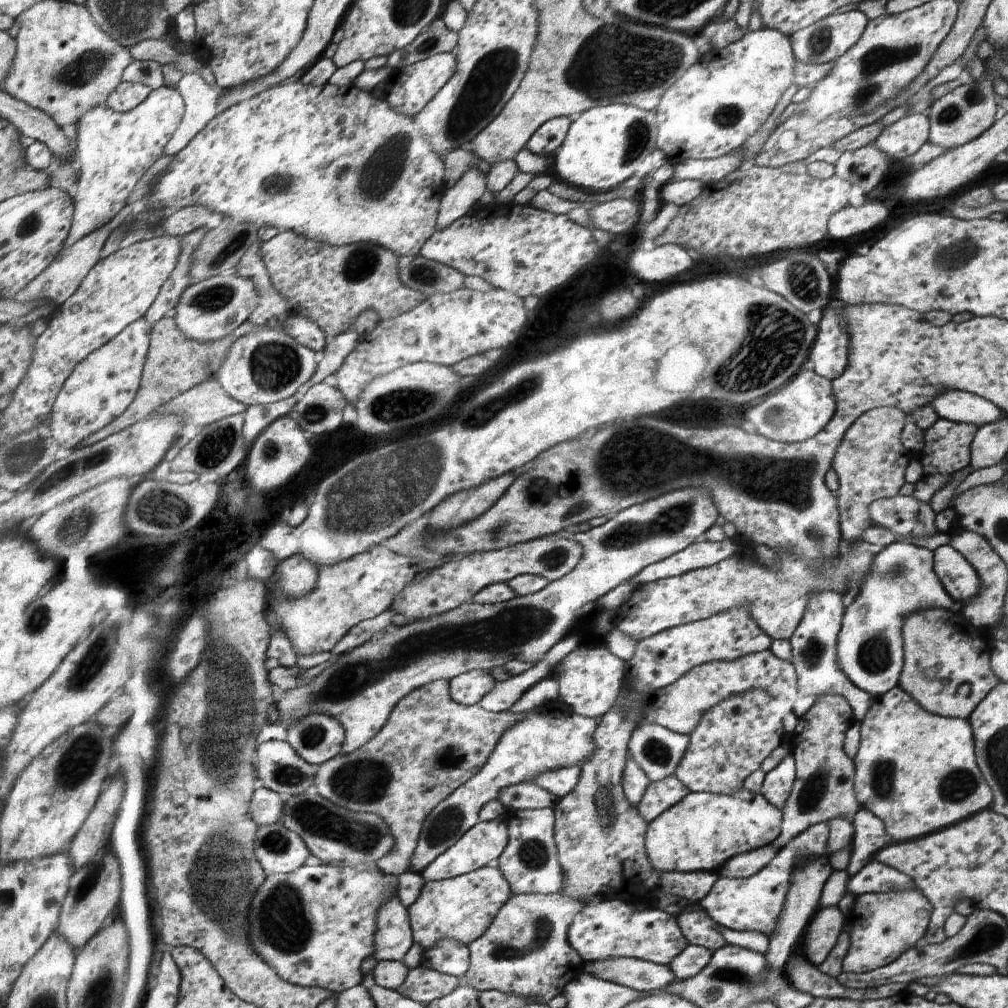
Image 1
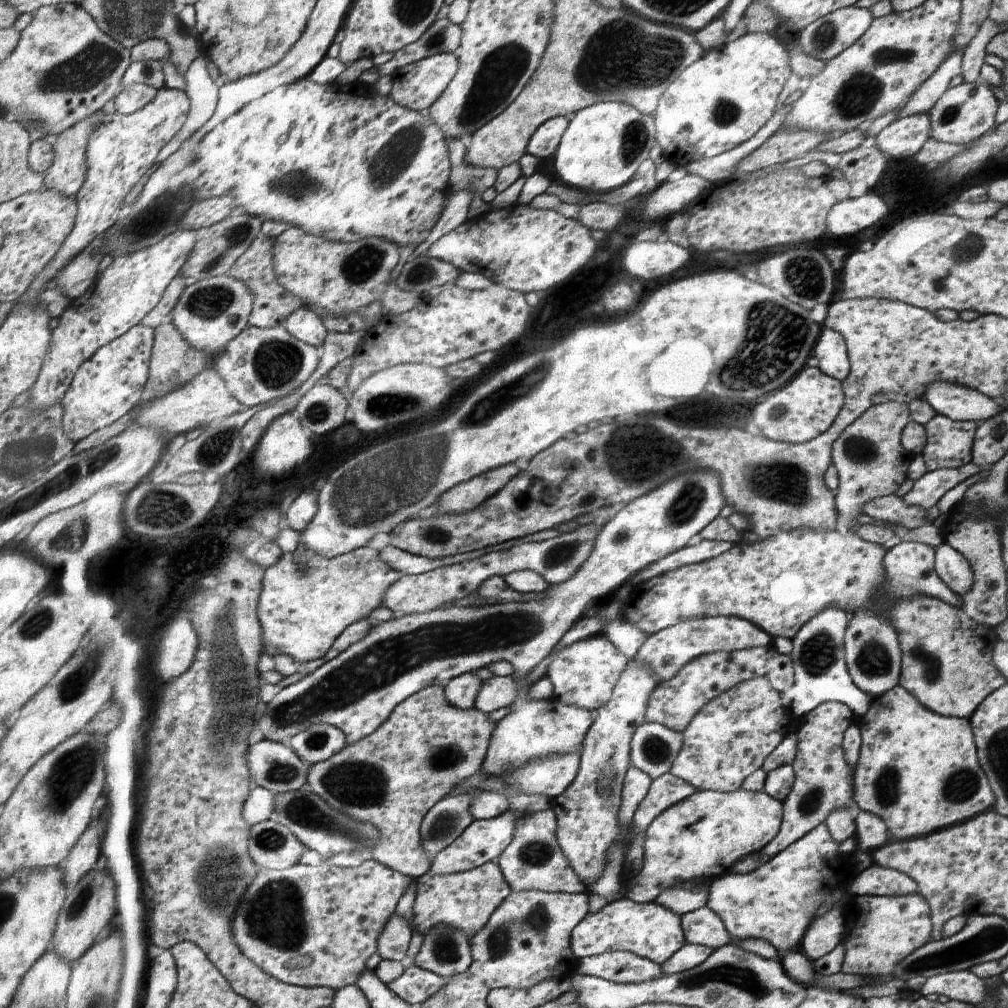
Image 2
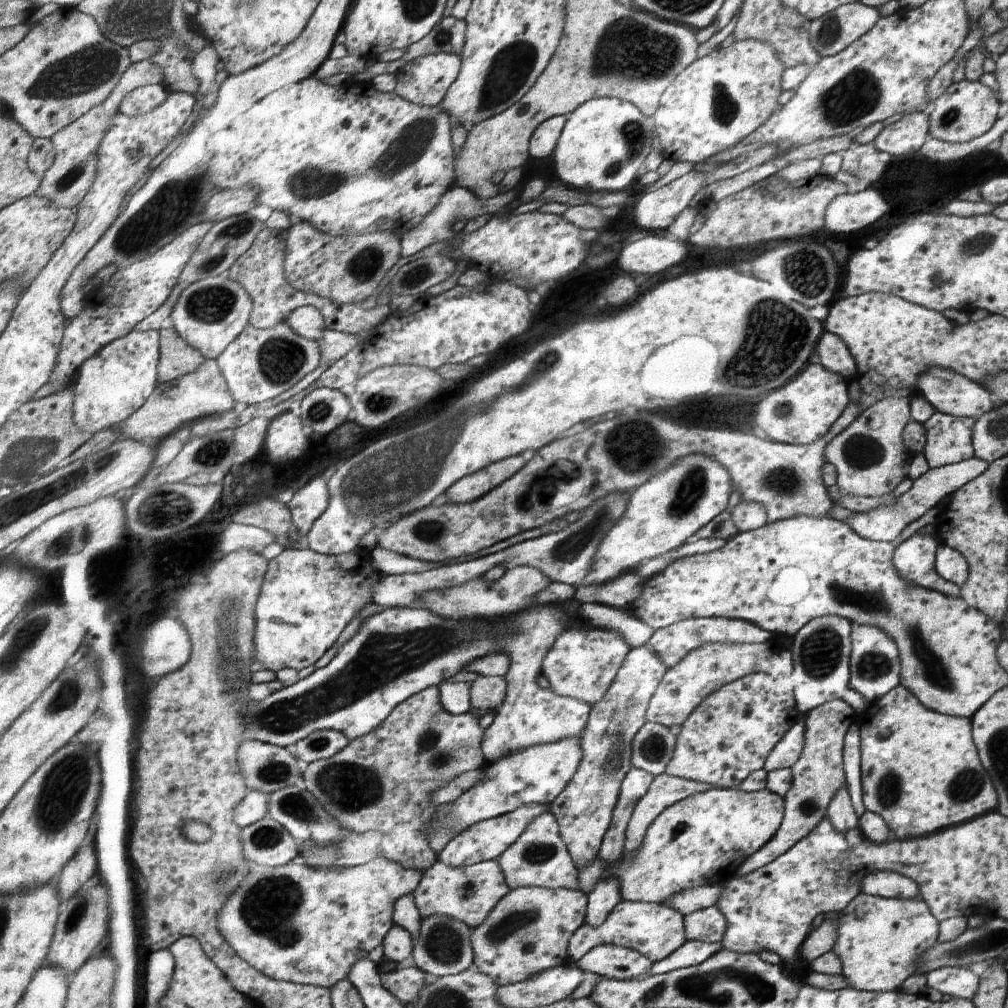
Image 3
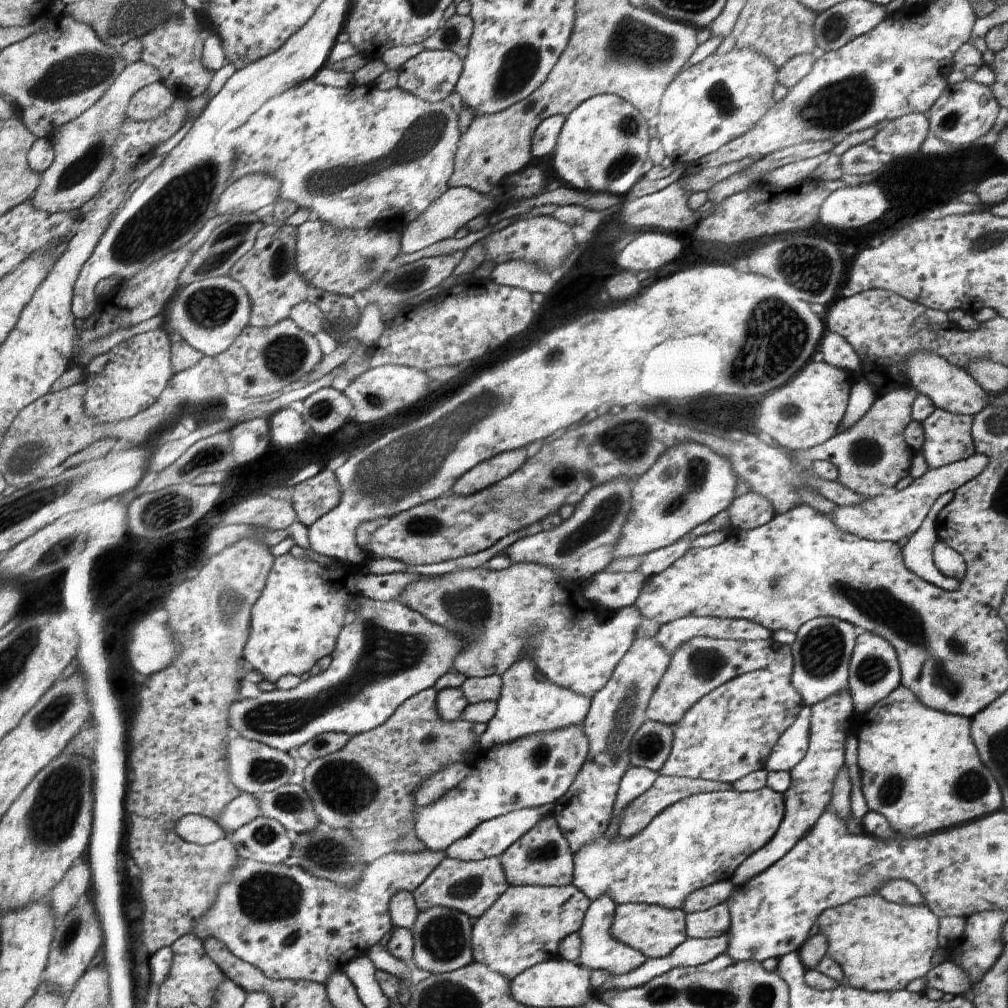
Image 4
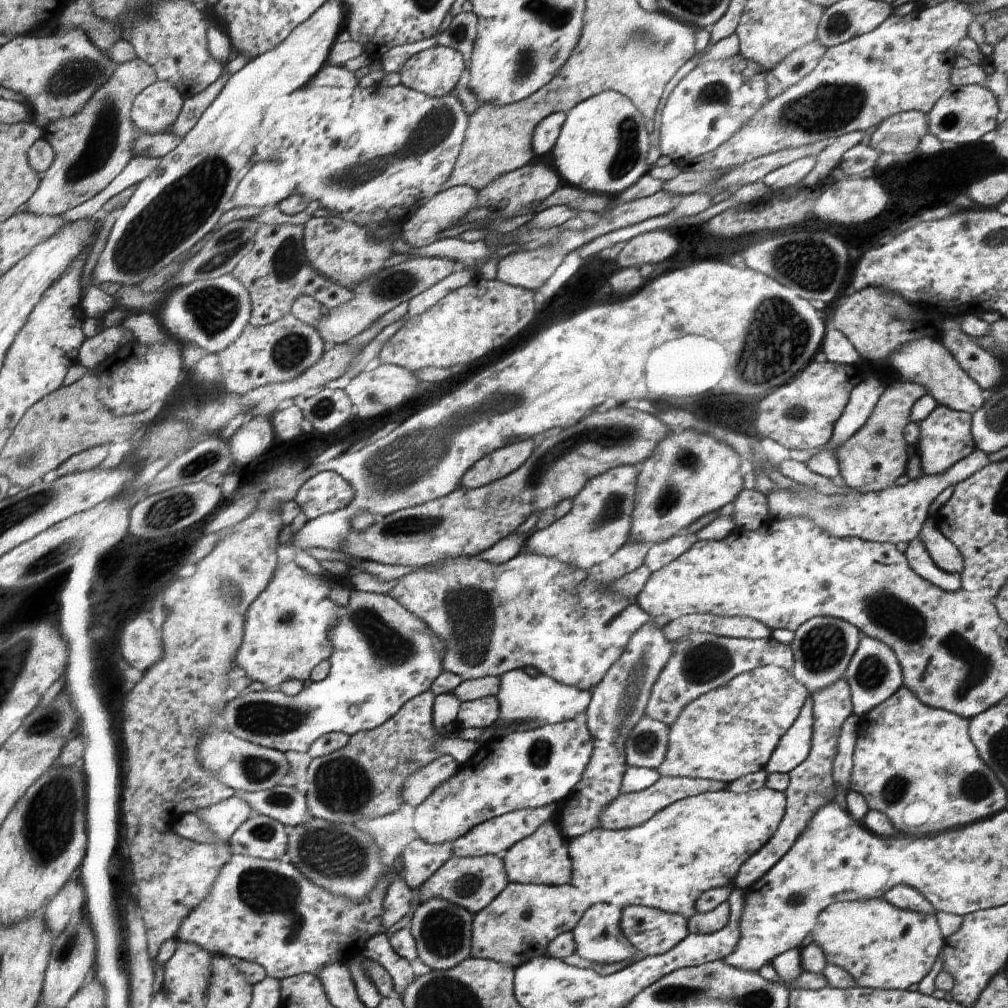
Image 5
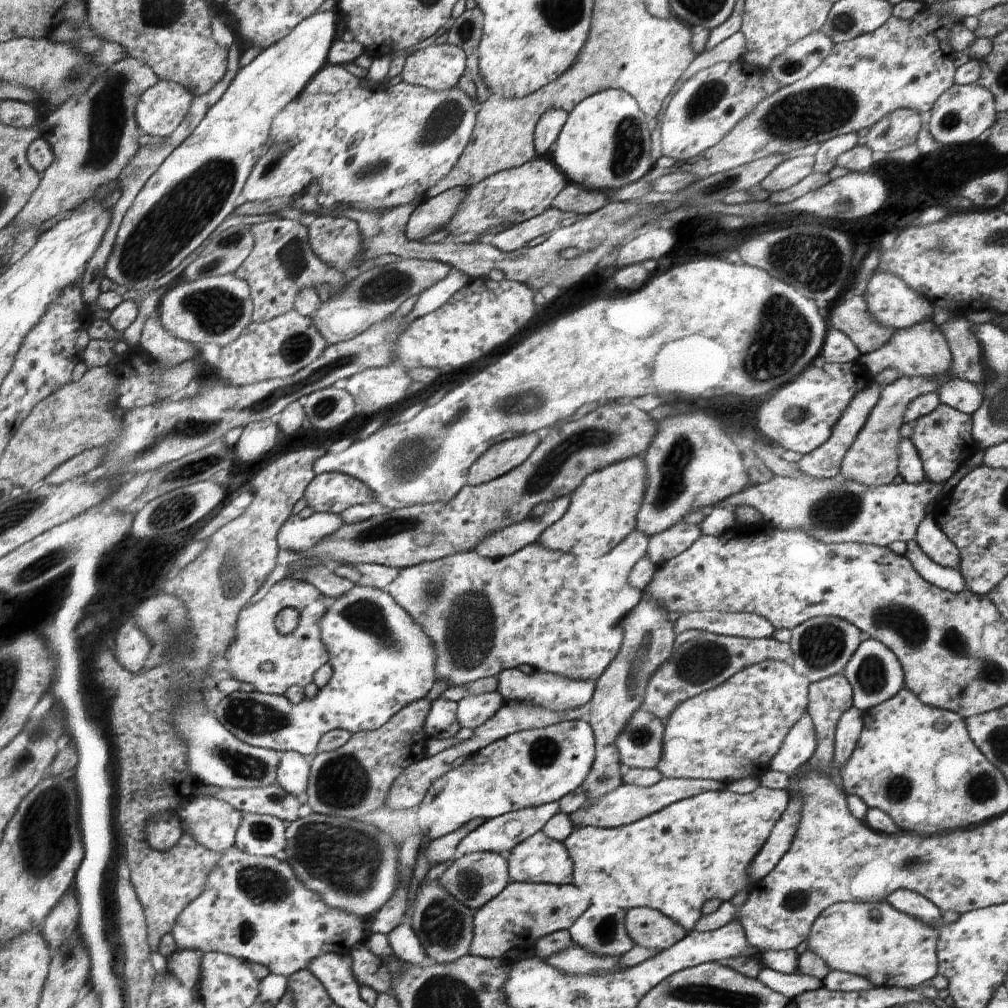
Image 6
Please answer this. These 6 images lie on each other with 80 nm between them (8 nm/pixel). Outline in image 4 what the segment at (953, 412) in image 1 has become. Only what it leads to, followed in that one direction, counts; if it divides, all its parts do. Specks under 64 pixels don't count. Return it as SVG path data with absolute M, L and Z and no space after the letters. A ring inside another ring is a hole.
M932 352L912 354L906 360L904 374L913 388L918 390L919 394L924 394L934 402L935 408L974 417L988 404L987 393L972 376L969 376L969 373L963 367L952 364L946 358L940 358L940 356L932 354Z

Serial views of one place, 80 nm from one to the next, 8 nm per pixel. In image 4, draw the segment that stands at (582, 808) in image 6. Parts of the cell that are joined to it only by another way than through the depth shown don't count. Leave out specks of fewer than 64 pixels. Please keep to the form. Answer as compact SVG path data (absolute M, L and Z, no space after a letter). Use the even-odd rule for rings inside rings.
M659 774L652 788L641 794L640 797L632 801L624 809L622 816L619 817L618 834L624 839L636 837L637 834L642 833L670 805L700 793L727 791L732 788L731 784L719 783L718 781L691 779L690 777L669 777Z

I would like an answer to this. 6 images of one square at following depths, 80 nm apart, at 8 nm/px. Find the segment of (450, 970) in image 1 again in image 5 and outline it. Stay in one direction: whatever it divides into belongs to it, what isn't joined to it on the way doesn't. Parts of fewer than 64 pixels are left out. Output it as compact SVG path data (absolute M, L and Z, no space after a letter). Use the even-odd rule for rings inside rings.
M428 898L420 903L414 916L412 916L411 931L414 939L418 939L418 954L422 954L422 962L435 970L449 970L454 966L461 965L470 955L470 930L473 928L472 911L465 907L457 906L442 898Z

